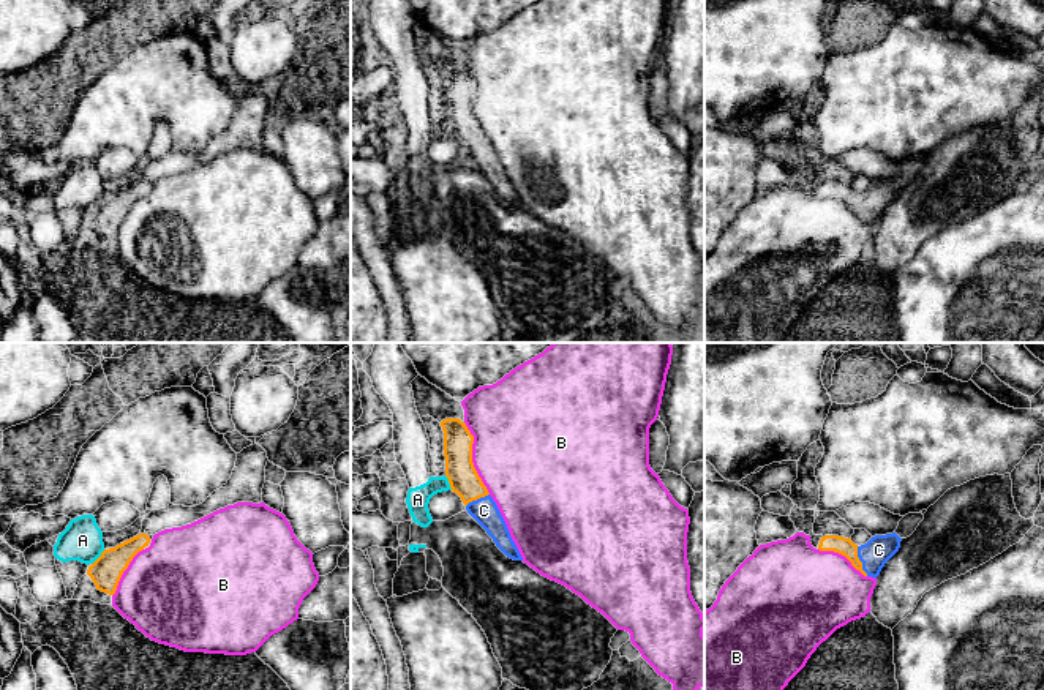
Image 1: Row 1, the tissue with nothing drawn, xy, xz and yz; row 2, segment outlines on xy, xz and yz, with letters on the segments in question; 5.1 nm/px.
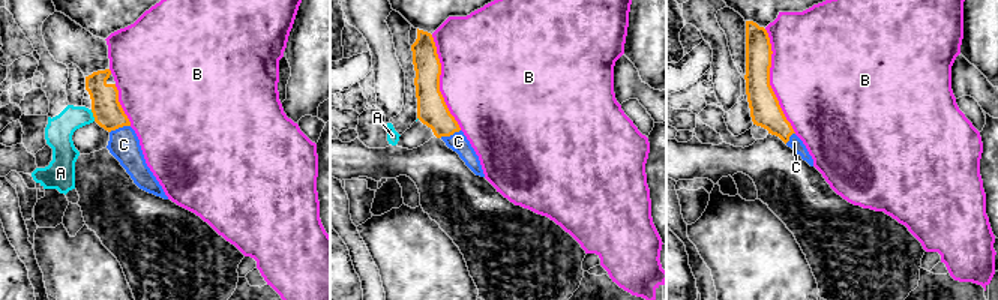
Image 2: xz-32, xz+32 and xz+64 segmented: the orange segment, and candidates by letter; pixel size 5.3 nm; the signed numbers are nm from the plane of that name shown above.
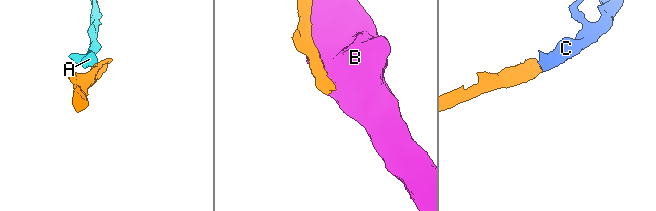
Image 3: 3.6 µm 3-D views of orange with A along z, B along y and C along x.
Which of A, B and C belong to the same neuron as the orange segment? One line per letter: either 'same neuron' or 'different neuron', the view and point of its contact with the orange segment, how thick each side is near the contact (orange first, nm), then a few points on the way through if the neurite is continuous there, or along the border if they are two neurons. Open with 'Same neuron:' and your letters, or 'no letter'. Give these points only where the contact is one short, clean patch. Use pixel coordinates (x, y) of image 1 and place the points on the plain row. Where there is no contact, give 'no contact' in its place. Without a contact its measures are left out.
Same neuron: C
A: different neuron; meets orange in xy at (98, 204); 160 nm thick on the orange side, 200 nm on the other; border along xy (105, 196), (92, 210)
B: different neuron; meets orange in xz at (471, 104); 150 nm thick on the orange side, 480 nm on the other
C: same neuron; meets orange in yz at (859, 207); 90 nm thick on the orange side, 150 nm on the other; runs through yz (845, 193), (859, 207), (871, 204), (878, 196)

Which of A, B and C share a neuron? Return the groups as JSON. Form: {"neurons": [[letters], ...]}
{"neurons": [["A"], ["B"], ["C"]]}

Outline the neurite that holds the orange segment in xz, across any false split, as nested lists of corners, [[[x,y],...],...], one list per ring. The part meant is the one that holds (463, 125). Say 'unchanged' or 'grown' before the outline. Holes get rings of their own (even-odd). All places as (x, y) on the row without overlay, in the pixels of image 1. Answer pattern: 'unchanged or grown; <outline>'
grown; [[[445,65],[441,73],[444,77],[445,123],[452,137],[461,144],[468,159],[507,204],[523,207],[496,148],[474,114],[474,82],[460,65]]]

